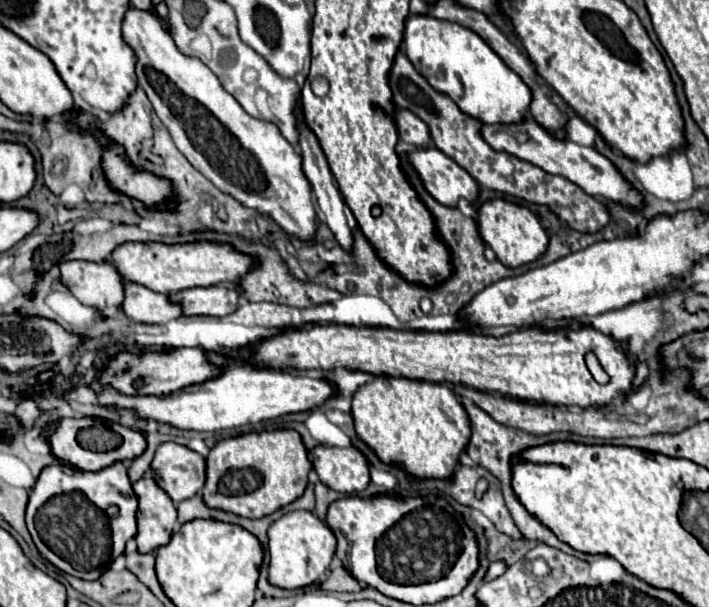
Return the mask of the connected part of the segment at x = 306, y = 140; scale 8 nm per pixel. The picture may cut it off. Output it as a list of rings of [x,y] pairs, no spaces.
[[[299,115],[299,131],[301,131],[301,137],[299,137],[299,143],[301,143],[301,155],[303,155],[303,171],[307,175],[307,179],[311,181],[313,185],[313,191],[315,191],[315,197],[317,197],[317,205],[321,209],[321,217],[323,221],[327,223],[327,227],[333,231],[337,243],[343,247],[343,251],[351,253],[353,249],[353,229],[349,227],[347,223],[347,215],[345,215],[345,203],[343,203],[343,197],[333,181],[333,175],[329,171],[329,165],[327,165],[327,159],[319,147],[319,141],[317,137],[307,129],[307,125],[303,123],[303,115]]]

